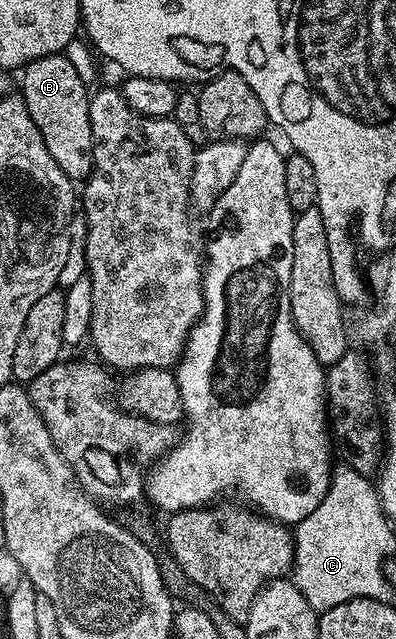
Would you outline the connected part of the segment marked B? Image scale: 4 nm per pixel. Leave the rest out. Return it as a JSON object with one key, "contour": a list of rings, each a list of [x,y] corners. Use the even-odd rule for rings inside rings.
{"contour":[[[70,55],[46,56],[29,62],[21,69],[23,89],[21,95],[37,130],[41,130],[41,138],[45,138],[45,150],[53,154],[53,162],[65,170],[72,182],[86,181],[93,166],[93,130],[89,126],[89,91],[79,68],[70,60]]]}

